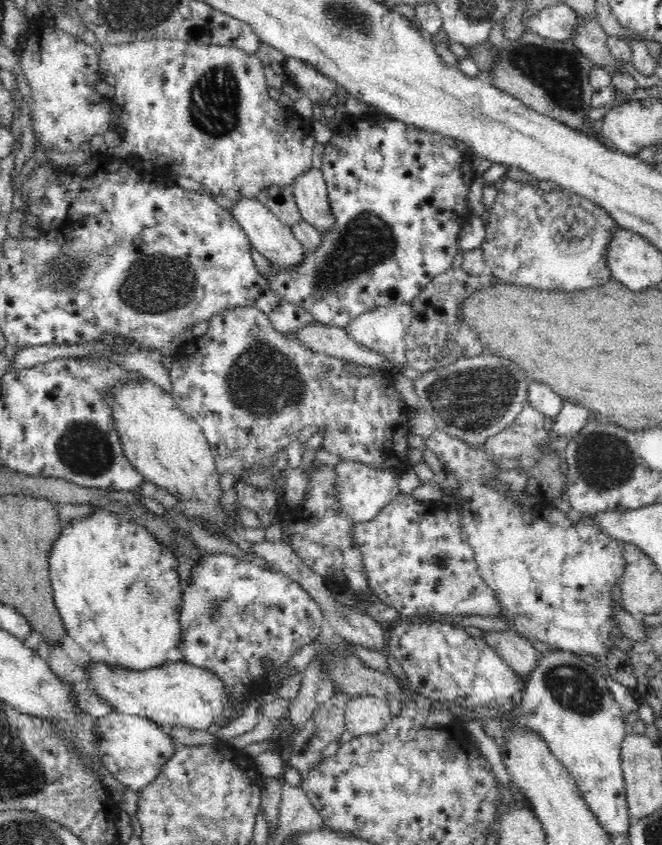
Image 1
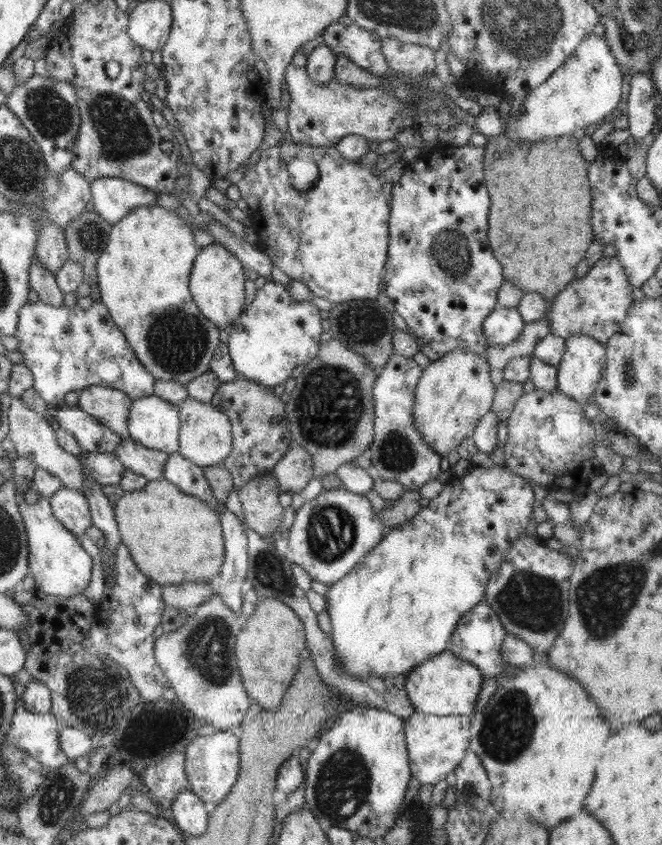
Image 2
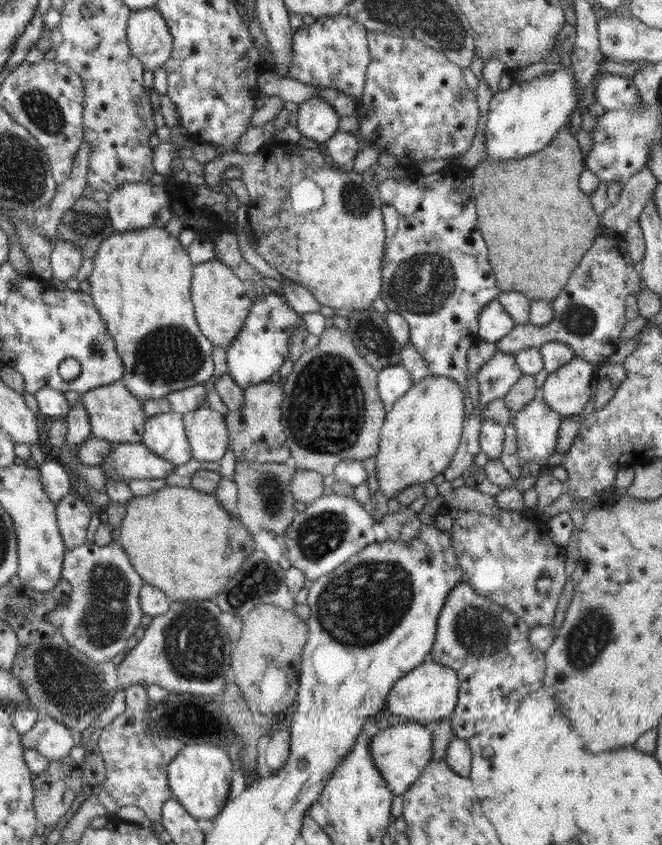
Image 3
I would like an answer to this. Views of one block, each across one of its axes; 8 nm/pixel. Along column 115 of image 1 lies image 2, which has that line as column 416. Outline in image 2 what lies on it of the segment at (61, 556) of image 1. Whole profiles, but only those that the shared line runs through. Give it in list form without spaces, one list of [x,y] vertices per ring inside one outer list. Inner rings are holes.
[[[494,464],[492,467],[486,469],[472,466],[469,473],[458,478],[455,474],[452,474],[448,481],[444,483],[444,488],[442,488],[438,496],[430,501],[431,503],[427,507],[421,508],[412,517],[412,520],[397,527],[393,526],[393,529],[386,537],[382,538],[380,544],[377,544],[372,550],[368,551],[366,556],[360,559],[360,562],[352,571],[348,572],[338,582],[334,582],[329,586],[329,590],[325,595],[326,611],[329,614],[333,632],[331,637],[332,643],[334,643],[334,650],[337,652],[339,664],[341,664],[345,672],[356,675],[357,678],[363,681],[366,680],[368,673],[391,679],[400,674],[408,674],[431,656],[447,651],[448,642],[450,642],[450,638],[452,638],[452,634],[456,630],[456,624],[458,624],[462,616],[472,610],[473,606],[483,601],[486,584],[491,579],[490,576],[500,568],[506,552],[512,548],[514,540],[525,532],[528,522],[532,520],[536,498],[534,497],[534,491],[532,491],[531,481],[512,472],[508,467],[504,467],[504,465]]]

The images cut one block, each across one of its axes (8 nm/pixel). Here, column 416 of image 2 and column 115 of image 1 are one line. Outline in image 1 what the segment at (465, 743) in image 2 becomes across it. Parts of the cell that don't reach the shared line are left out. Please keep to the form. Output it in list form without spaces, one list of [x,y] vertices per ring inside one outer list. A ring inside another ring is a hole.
[[[112,712],[102,718],[96,718],[95,752],[101,765],[128,787],[129,791],[138,792],[146,788],[156,778],[166,761],[177,751],[172,739],[164,734],[162,728],[154,722],[140,716],[131,716]]]

